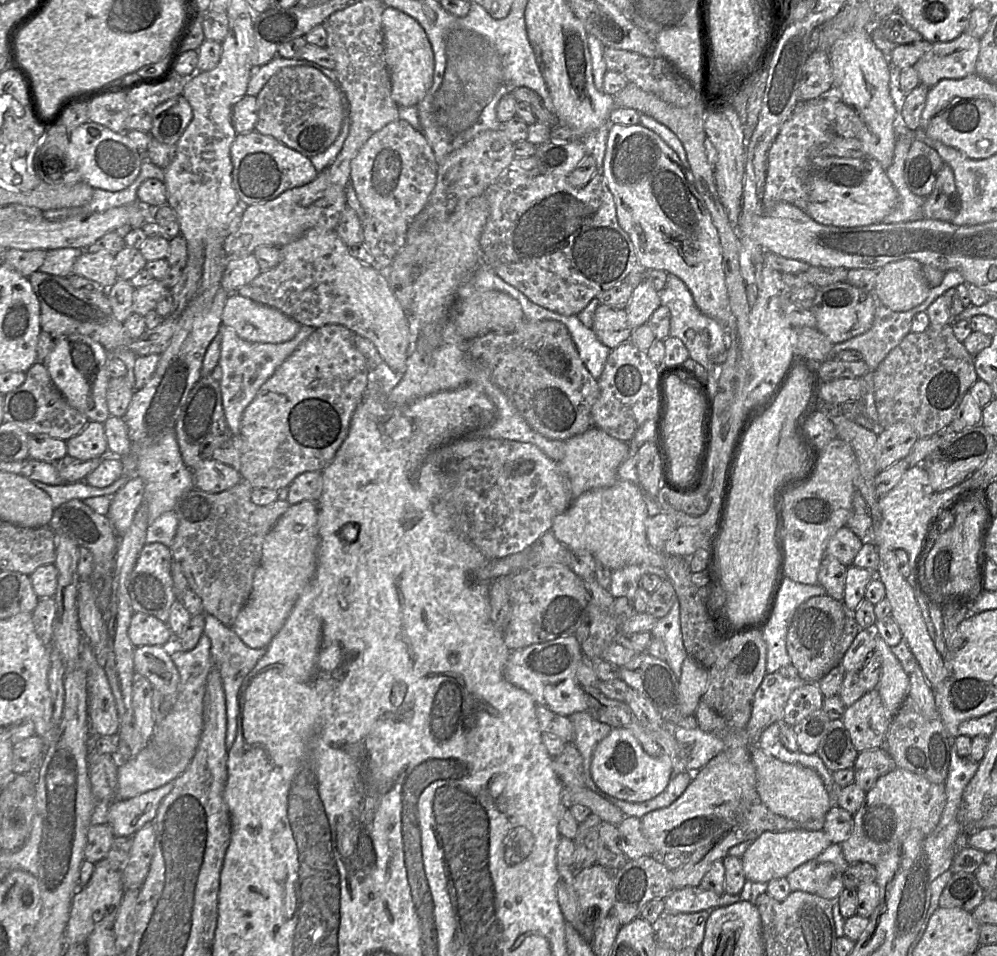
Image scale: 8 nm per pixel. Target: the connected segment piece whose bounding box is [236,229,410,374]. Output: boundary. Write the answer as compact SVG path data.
M311 229L296 241L280 247L280 250L280 263L268 271L261 272L250 283L240 287L236 294L273 307L302 326L318 329L330 324L343 325L355 335L365 337L374 344L385 368L395 374L405 373L410 355L408 316L394 296L384 272L355 258L335 230Z

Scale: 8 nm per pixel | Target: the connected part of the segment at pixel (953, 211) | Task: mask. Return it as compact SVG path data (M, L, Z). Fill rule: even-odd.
M948 165L938 173L932 192L924 198L922 217L928 220L951 222L961 208L954 174Z

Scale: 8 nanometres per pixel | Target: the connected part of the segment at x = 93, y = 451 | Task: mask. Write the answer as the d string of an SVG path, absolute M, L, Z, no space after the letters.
M88 422L80 433L66 441L66 445L67 455L79 460L110 456L103 423Z

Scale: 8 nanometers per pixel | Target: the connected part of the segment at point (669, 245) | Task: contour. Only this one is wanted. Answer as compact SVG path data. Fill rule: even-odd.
M610 124L601 174L613 196L618 222L629 235L641 267L677 276L691 292L698 309L717 321L723 331L728 333L732 312L722 267L720 240L690 170L653 131L640 124Z

